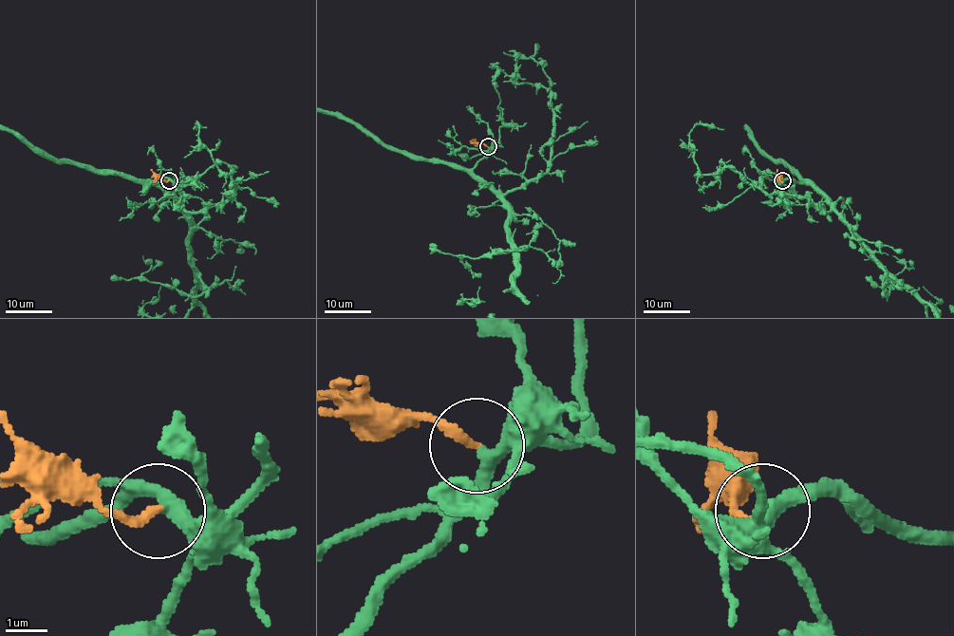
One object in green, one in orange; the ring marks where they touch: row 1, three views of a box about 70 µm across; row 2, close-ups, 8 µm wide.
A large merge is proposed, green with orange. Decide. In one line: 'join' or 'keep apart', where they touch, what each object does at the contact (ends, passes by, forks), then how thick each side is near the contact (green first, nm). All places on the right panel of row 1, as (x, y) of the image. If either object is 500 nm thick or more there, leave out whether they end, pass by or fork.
join | (782, 180) | green passes by | orange ends | 340/190 nm

